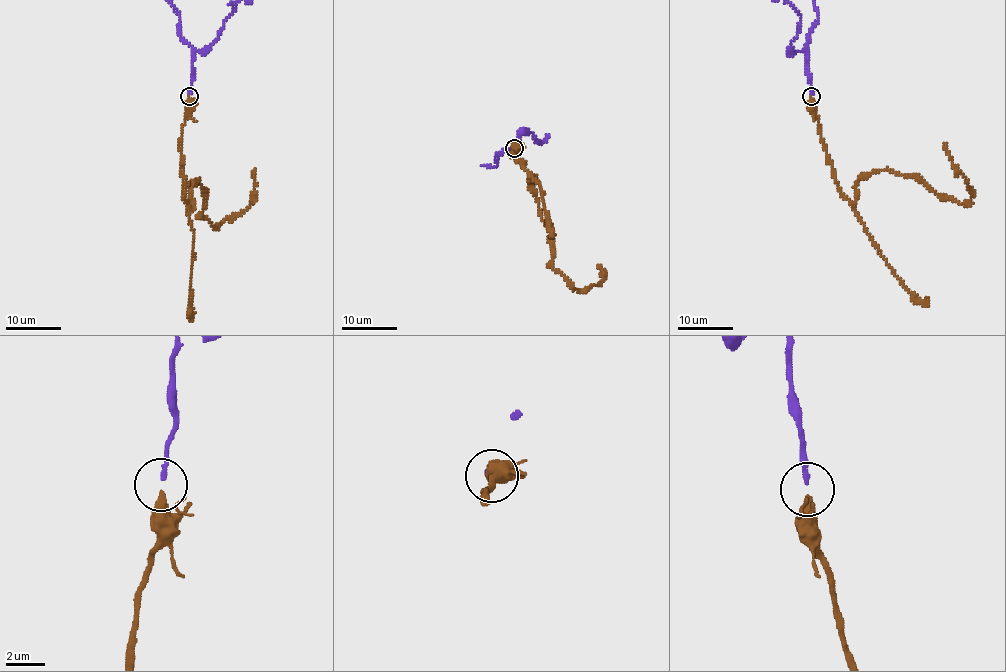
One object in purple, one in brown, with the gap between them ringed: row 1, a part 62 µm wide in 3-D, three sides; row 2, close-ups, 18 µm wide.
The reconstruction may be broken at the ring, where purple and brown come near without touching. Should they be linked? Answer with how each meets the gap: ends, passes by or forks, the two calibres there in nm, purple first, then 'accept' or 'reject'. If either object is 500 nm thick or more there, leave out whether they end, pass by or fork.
purple ends | brown ends | 240/380 nm | accept

